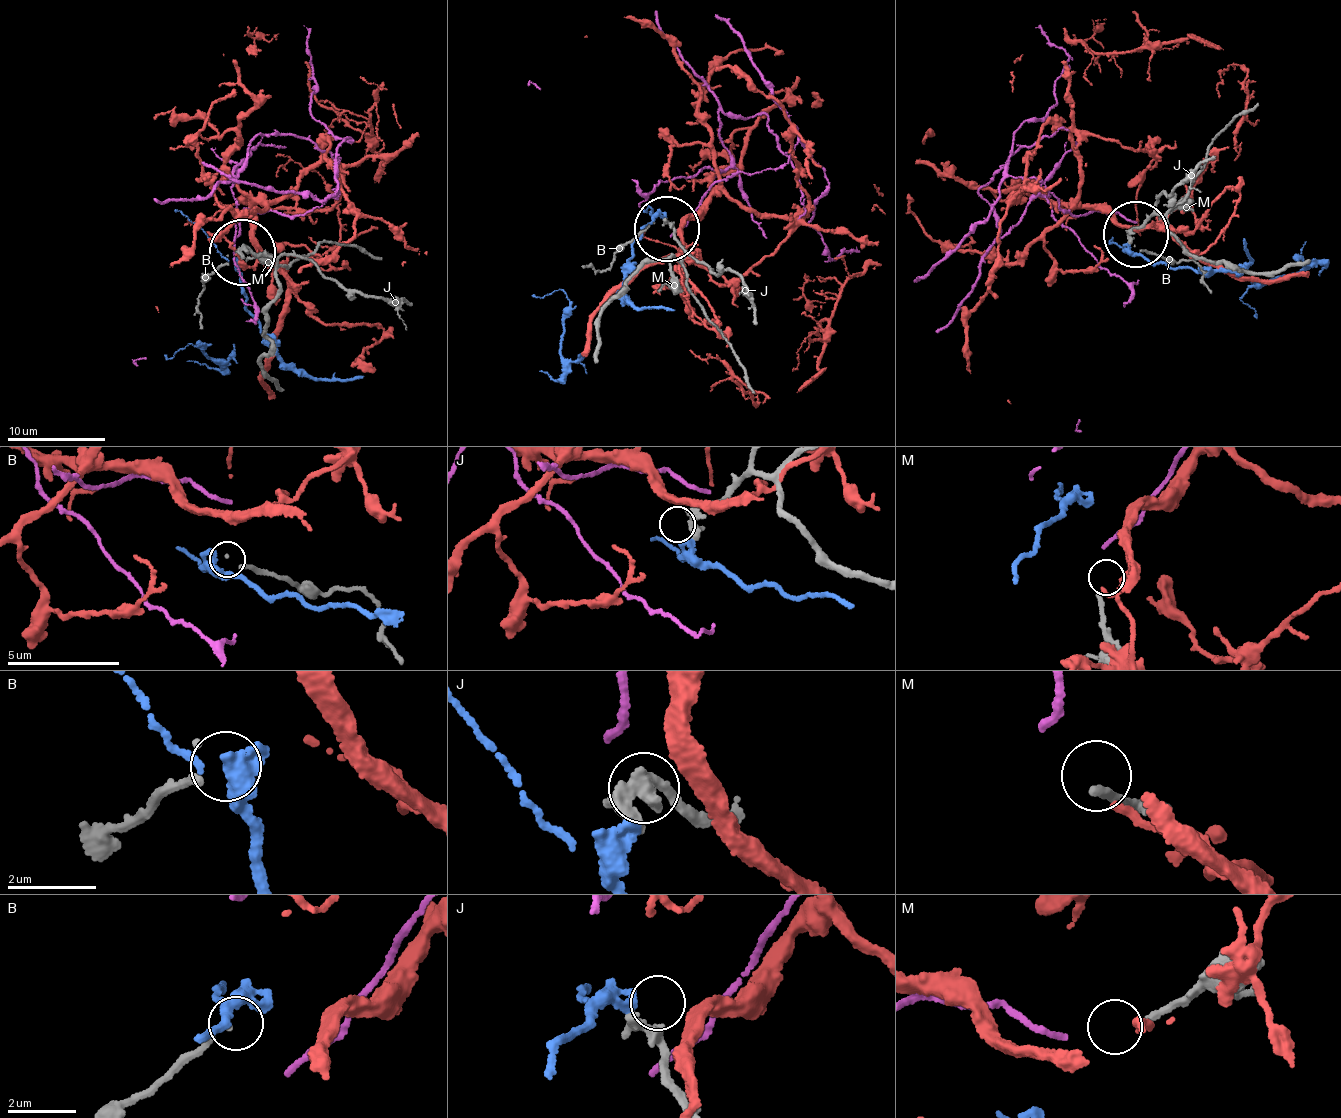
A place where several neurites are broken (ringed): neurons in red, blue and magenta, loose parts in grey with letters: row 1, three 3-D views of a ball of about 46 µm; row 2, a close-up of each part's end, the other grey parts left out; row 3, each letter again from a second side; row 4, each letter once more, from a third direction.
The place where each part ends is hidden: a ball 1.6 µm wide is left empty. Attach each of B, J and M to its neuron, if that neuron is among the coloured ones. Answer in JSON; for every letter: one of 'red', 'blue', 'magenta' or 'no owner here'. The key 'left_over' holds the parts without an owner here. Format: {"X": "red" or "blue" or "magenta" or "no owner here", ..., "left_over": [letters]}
{"B": "no owner here", "J": "no owner here", "M": "no owner here", "left_over": ["B", "J", "M"]}

